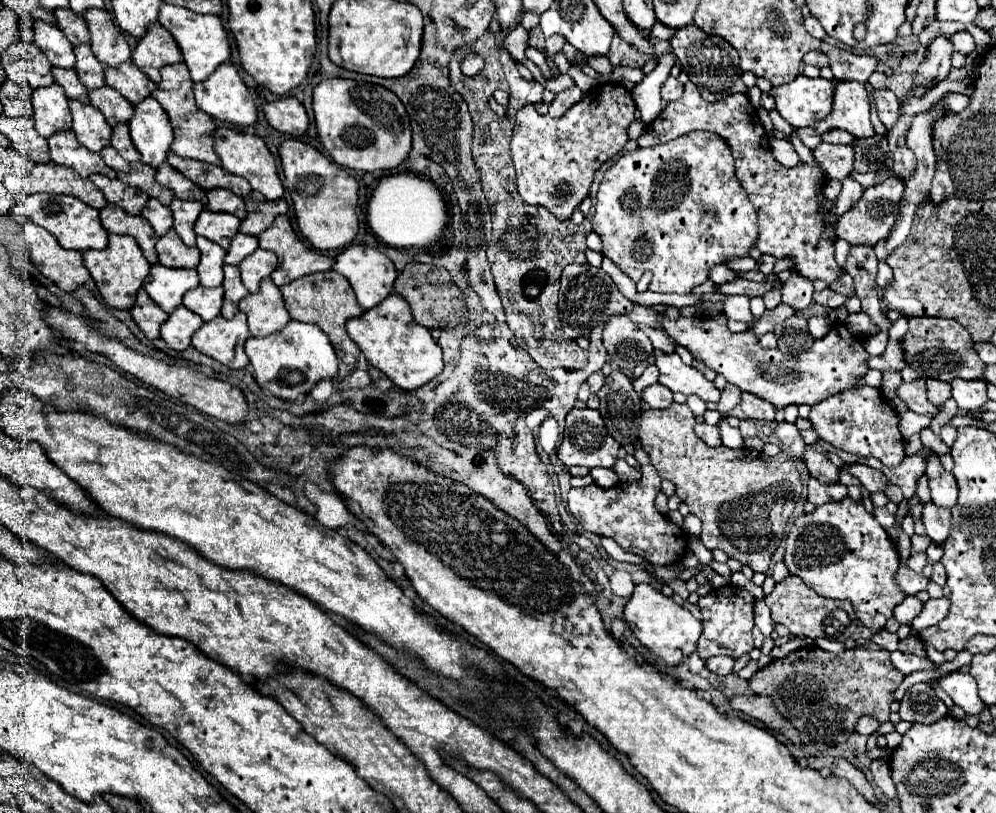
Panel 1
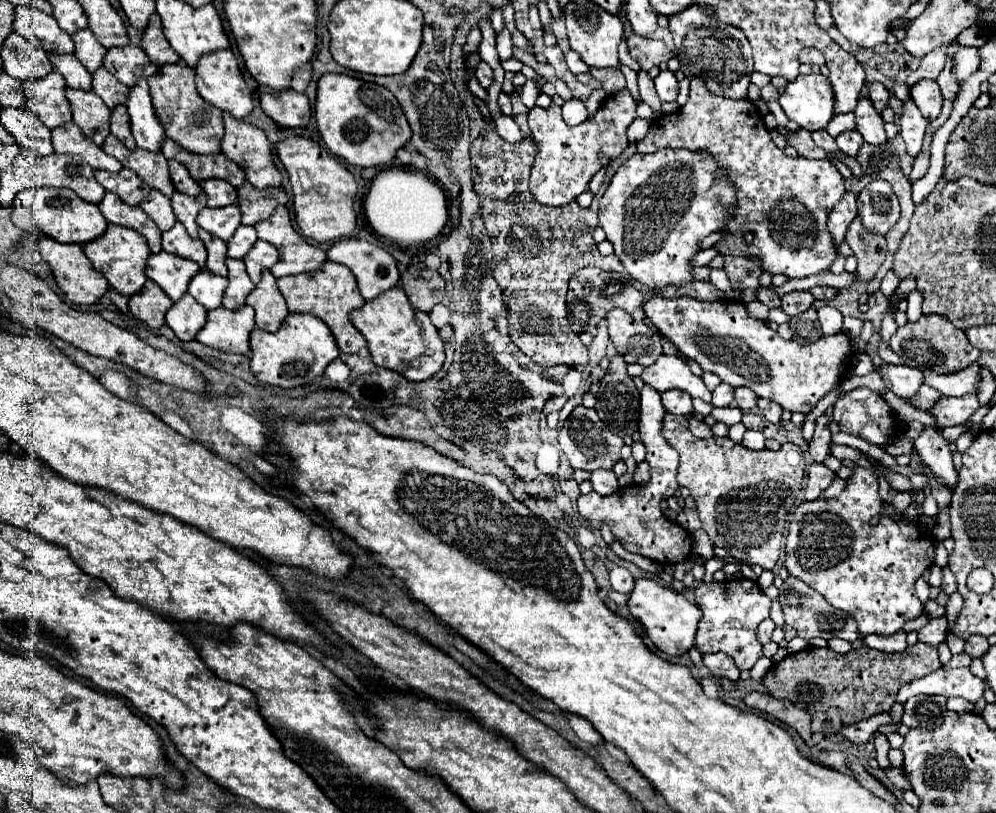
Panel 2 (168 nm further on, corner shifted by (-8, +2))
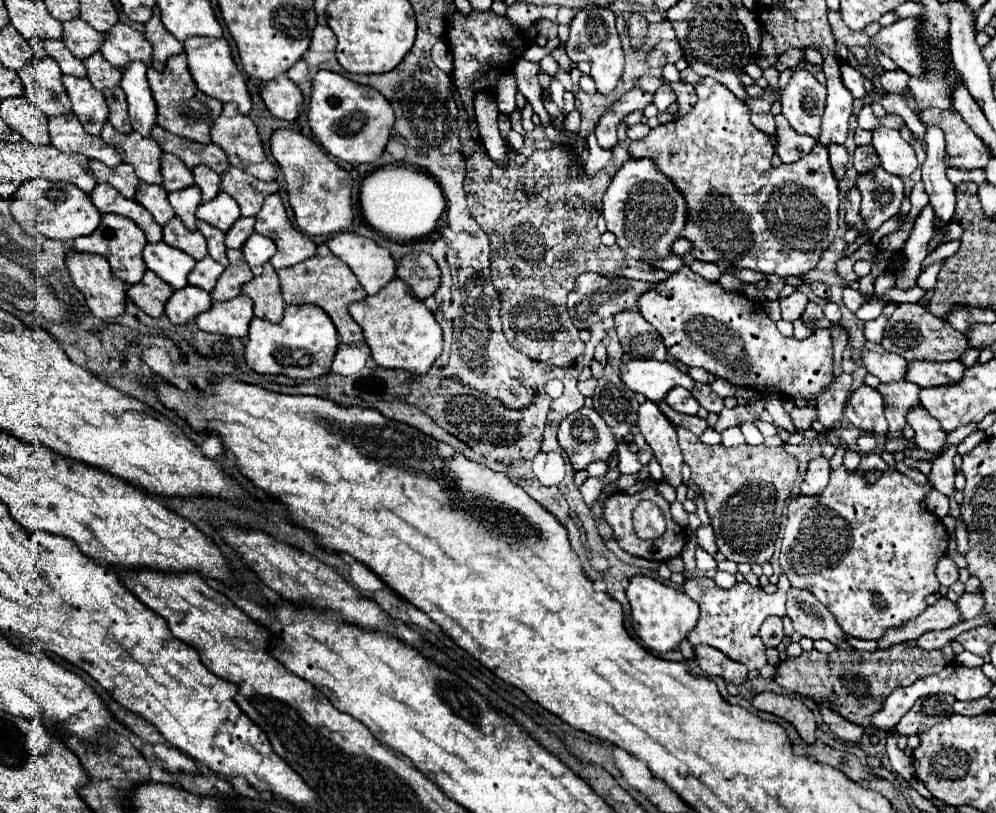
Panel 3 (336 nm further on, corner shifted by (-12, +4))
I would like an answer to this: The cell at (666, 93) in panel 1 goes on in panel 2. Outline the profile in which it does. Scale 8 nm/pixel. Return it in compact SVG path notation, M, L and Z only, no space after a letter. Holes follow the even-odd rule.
M662 70L654 78L654 84L656 84L656 92L658 92L658 96L660 96L662 102L676 102L678 80L676 80L676 76L670 70Z

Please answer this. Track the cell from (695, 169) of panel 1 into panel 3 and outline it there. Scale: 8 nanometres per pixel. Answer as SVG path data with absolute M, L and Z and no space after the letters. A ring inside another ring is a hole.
M628 160L604 192L604 218L608 232L616 236L616 244L626 256L654 266L672 254L672 244L680 240L680 230L688 222L688 204L676 184L664 176L652 160Z

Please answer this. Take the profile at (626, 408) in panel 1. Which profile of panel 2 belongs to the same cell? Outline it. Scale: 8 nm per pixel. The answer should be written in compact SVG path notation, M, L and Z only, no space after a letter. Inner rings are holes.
M616 354L610 358L610 368L606 376L600 380L600 390L596 394L594 410L600 414L600 420L620 436L632 436L638 430L638 414L640 414L640 394L632 382L632 376L626 372L626 362Z

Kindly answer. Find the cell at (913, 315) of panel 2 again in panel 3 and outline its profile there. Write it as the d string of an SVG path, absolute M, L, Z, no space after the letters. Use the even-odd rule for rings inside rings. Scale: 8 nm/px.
M936 262L936 264L928 266L928 268L920 274L920 278L918 278L918 286L920 286L924 292L928 292L928 290L932 290L932 288L934 288L934 284L936 284L936 276L938 276L940 266L942 266L942 262Z

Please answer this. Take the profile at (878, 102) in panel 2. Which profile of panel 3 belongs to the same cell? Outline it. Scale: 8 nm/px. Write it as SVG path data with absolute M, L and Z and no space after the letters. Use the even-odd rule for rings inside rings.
M848 62L842 64L842 80L844 80L844 86L852 92L854 98L864 98L874 90L872 80L868 80L860 70L856 70Z

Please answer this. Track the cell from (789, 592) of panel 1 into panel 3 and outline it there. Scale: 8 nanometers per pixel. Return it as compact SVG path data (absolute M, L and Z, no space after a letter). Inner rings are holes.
M790 588L786 598L788 598L786 600L788 618L792 620L794 630L800 636L812 640L826 638L836 646L848 644L846 632L836 624L832 612L828 612L828 608L824 608L824 604L820 604L820 600L816 600L816 596L812 596L808 590Z

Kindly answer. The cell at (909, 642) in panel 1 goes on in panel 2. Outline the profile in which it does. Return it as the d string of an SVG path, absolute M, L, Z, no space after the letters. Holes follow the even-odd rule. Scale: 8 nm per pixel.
M916 642L898 654L870 650L864 644L846 654L832 652L830 648L806 648L772 664L762 678L762 684L772 696L790 700L794 706L806 710L812 720L816 720L816 730L812 732L836 734L844 726L888 712L896 700L896 690L900 690L904 682L928 676L940 666L938 650L924 646L922 642Z

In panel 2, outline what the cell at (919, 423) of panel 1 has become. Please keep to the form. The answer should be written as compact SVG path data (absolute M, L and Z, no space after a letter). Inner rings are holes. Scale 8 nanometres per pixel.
M966 394L966 396L960 396L960 398L942 396L930 408L930 414L936 420L936 428L942 430L946 426L964 424L978 408L980 408L980 404L978 404L978 396L976 394Z

